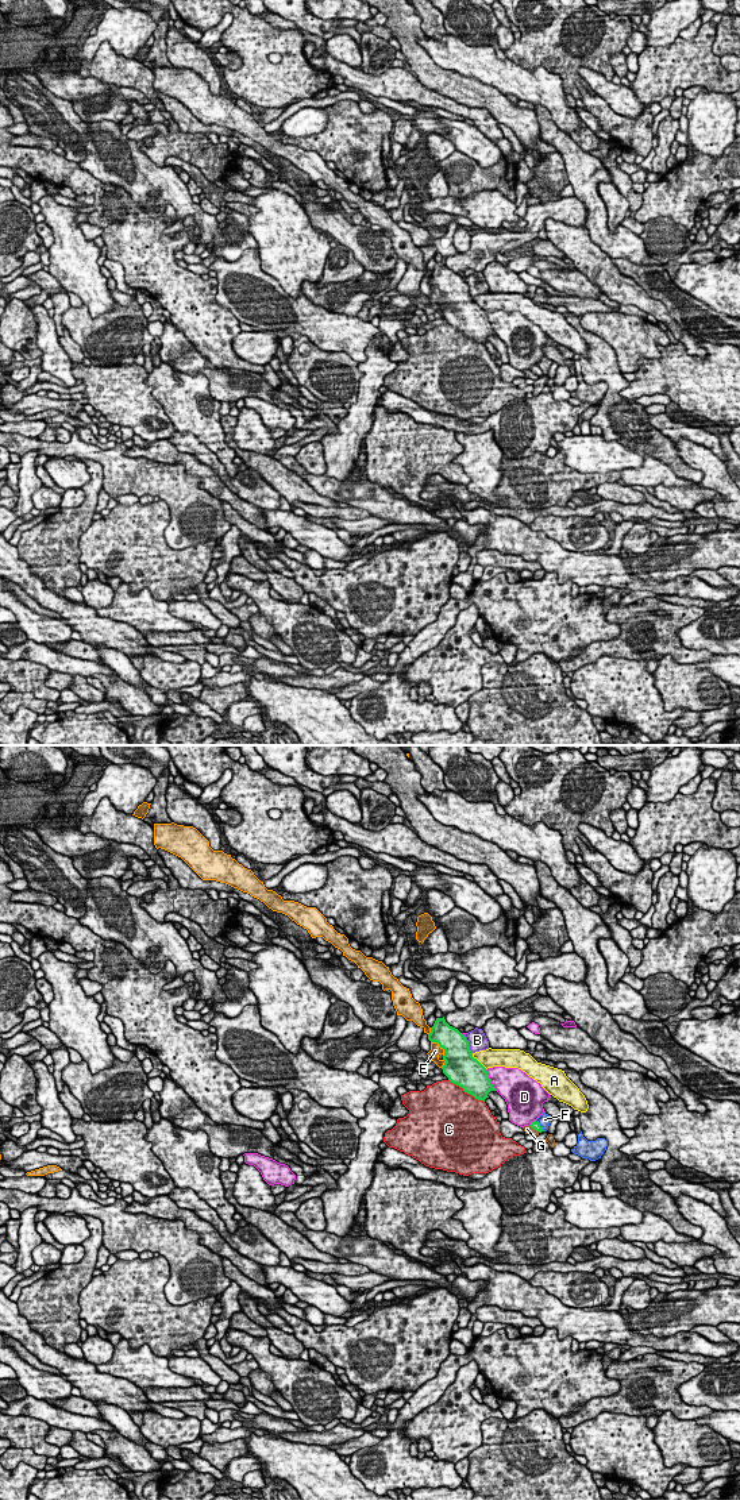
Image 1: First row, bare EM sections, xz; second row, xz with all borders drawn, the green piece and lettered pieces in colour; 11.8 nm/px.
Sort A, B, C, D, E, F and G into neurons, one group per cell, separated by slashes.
A / B / C / D / E / F / G

